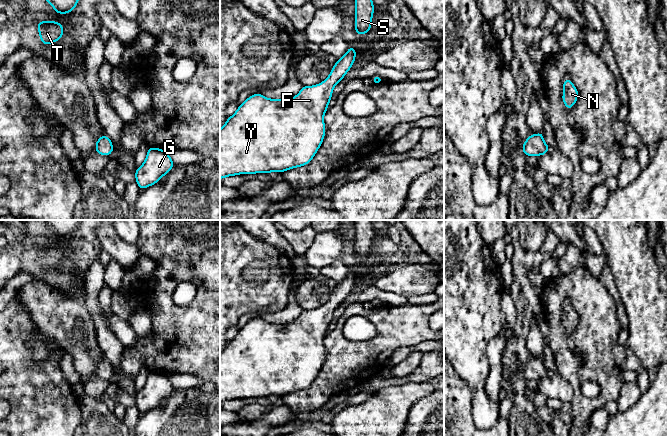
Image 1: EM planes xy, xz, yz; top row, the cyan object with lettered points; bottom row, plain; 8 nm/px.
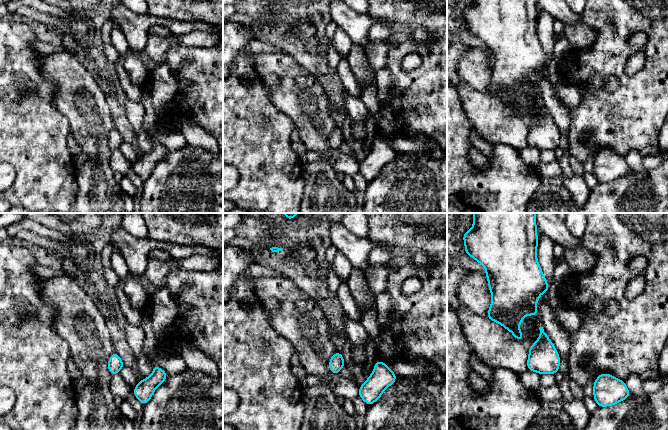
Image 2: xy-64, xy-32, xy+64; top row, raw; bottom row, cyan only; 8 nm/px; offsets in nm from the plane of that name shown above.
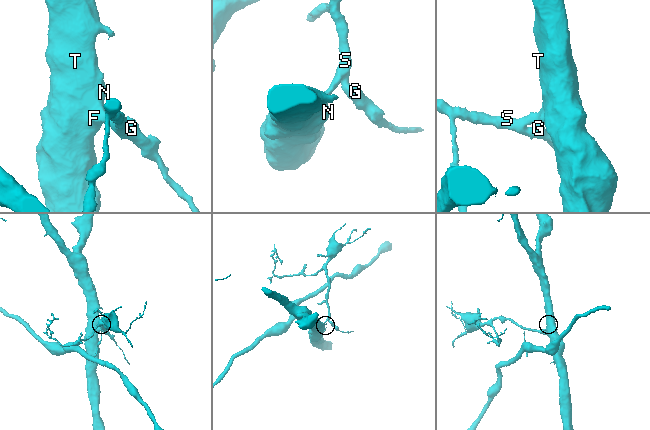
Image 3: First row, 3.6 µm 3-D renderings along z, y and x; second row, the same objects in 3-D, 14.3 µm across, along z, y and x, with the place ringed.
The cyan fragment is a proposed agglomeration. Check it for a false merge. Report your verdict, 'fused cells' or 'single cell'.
single cell

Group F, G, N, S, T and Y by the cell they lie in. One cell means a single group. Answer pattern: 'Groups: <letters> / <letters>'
Groups: F G N S T Y

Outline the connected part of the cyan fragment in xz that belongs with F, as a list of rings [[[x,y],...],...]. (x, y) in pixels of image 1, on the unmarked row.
[[[349,269],[347,277],[337,284],[328,302],[318,309],[303,310],[292,323],[269,323],[262,318],[247,322],[220,353],[220,403],[238,398],[284,396],[306,390],[325,361],[324,338],[333,312],[351,293],[356,274]]]

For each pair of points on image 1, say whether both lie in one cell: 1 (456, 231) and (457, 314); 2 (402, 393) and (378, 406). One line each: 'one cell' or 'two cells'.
1: one cell
2: one cell

